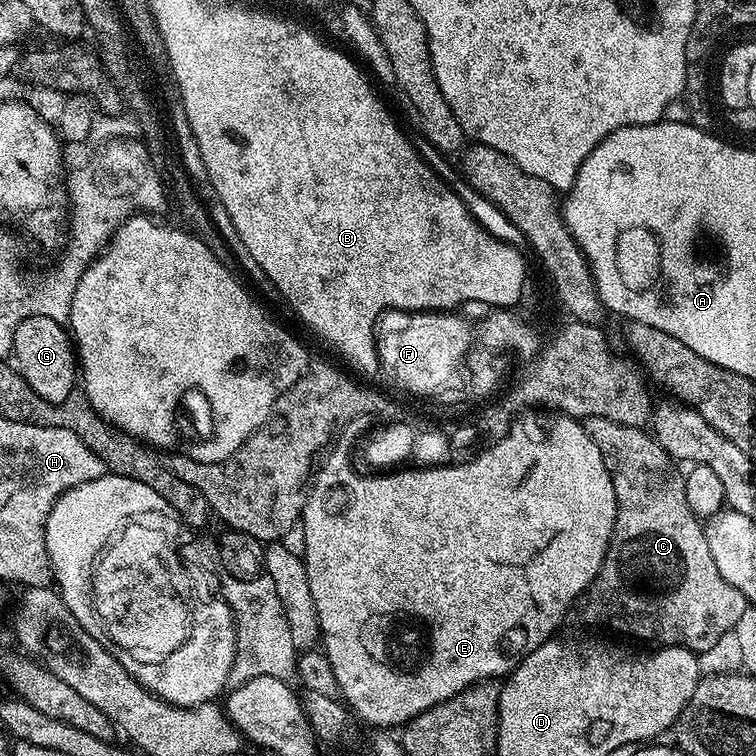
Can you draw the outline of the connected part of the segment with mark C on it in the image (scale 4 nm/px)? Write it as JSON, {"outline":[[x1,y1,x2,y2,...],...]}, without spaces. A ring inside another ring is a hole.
{"outline":[[585,416,584,429,594,438,594,446,606,462,606,470,614,482,616,521,612,541,608,543,604,564,582,597,584,616,592,624,613,628,636,640,653,640,656,646,679,646,697,654,710,650,722,634,735,629,746,607,744,595,714,566,710,546,706,546,704,524,690,510,681,469,644,428,635,428,601,416]]}

